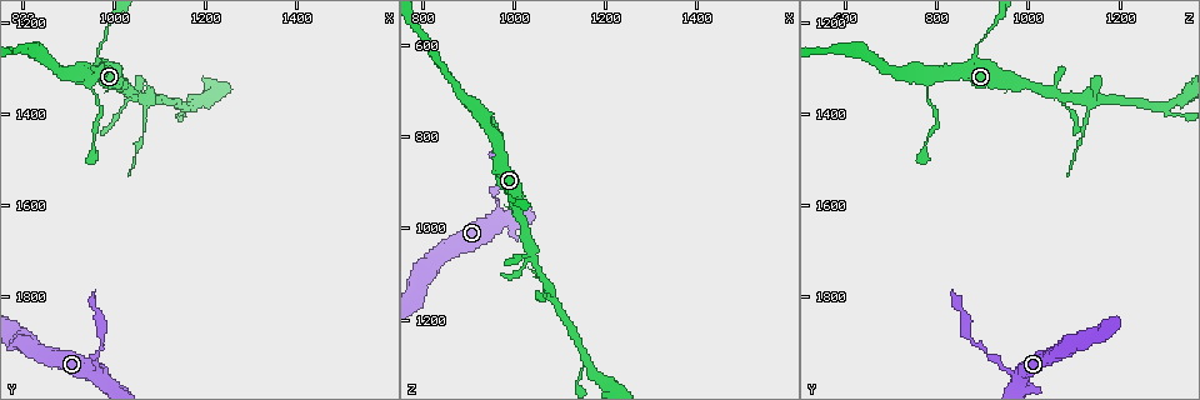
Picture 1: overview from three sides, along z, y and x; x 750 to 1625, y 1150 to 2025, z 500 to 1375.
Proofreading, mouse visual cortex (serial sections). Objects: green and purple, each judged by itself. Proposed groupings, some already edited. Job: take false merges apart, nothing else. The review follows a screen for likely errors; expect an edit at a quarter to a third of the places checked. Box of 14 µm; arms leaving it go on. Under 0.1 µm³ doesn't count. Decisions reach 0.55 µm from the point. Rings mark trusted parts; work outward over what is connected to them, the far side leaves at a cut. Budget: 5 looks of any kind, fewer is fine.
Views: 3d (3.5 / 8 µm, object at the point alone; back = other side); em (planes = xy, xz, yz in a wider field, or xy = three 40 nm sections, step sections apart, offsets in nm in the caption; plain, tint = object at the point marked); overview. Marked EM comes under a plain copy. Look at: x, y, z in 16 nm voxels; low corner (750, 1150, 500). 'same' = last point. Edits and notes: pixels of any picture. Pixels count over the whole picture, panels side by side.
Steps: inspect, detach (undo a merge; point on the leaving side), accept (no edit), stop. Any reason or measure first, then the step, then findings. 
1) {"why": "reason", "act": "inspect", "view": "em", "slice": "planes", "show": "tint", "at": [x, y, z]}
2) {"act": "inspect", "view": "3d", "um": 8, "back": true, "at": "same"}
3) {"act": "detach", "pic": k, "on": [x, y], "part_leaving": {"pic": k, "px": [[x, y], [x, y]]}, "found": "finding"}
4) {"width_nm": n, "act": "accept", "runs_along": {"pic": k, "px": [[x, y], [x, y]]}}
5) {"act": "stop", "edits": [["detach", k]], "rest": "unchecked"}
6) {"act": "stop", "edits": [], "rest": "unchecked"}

{"why": "sudden change in width", "act": "inspect", "view": "3d", "um": 8, "at": [950, 1320, 780]}

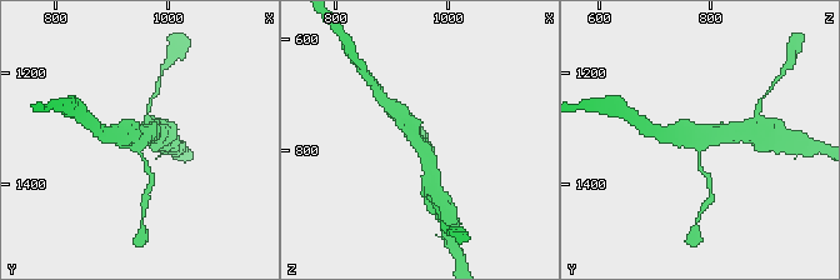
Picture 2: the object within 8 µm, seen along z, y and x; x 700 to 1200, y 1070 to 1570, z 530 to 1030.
{"arms": 3, "arm_widths_nm": [150, 450, 500], "act": "inspect", "view": "em", "slice": "xy", "step": 5, "show": "tint", "at": [945, 1315, 780]}

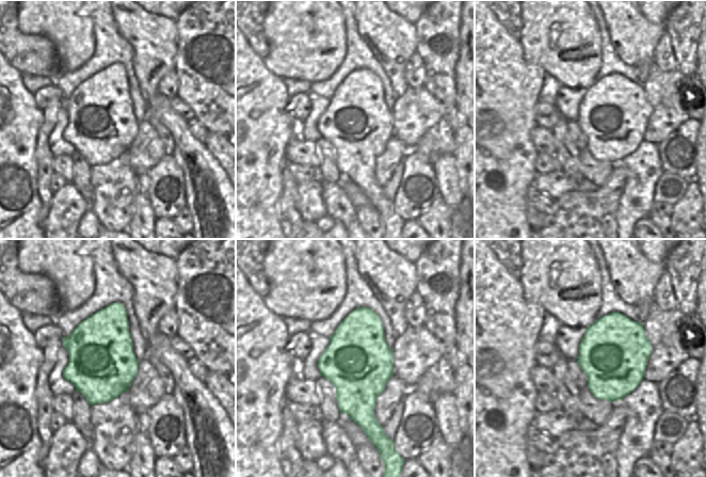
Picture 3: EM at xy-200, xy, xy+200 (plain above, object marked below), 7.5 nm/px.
{"act": "accept", "runs_along": {"pic": 2, "px": [[431, 171], [421, 144], [398, 113]]}, "found": "continuous, no second cell"}

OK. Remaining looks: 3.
{"why": "a fork", "act": "inspect", "view": "3d", "um": 3.5, "at": [965, 1965, 960]}

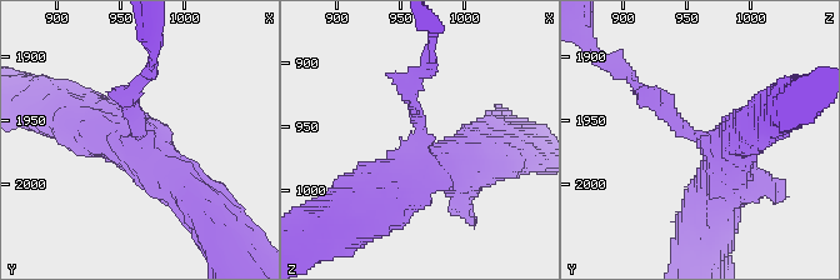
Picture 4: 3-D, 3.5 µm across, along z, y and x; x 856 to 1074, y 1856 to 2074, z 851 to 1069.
{"why": "shape alone is not enough", "act": "inspect", "view": "em", "slice": "planes", "show": "tint", "at": [964, 1966, 962]}

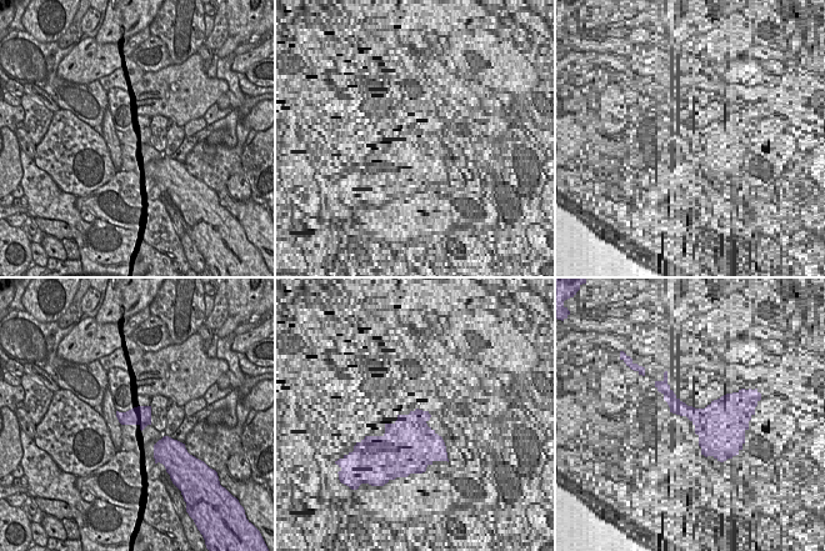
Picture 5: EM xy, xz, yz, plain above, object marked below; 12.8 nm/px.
{"act": "detach", "pic": 4, "on": [663, 100], "border": {"pic": 5, "px": [[134, 409], [139, 415], [131, 424]]}, "found": "two cells meet here"}

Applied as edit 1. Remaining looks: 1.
{"act": "stop", "edits": [["detach", 4]], "rest": "unchecked"}

